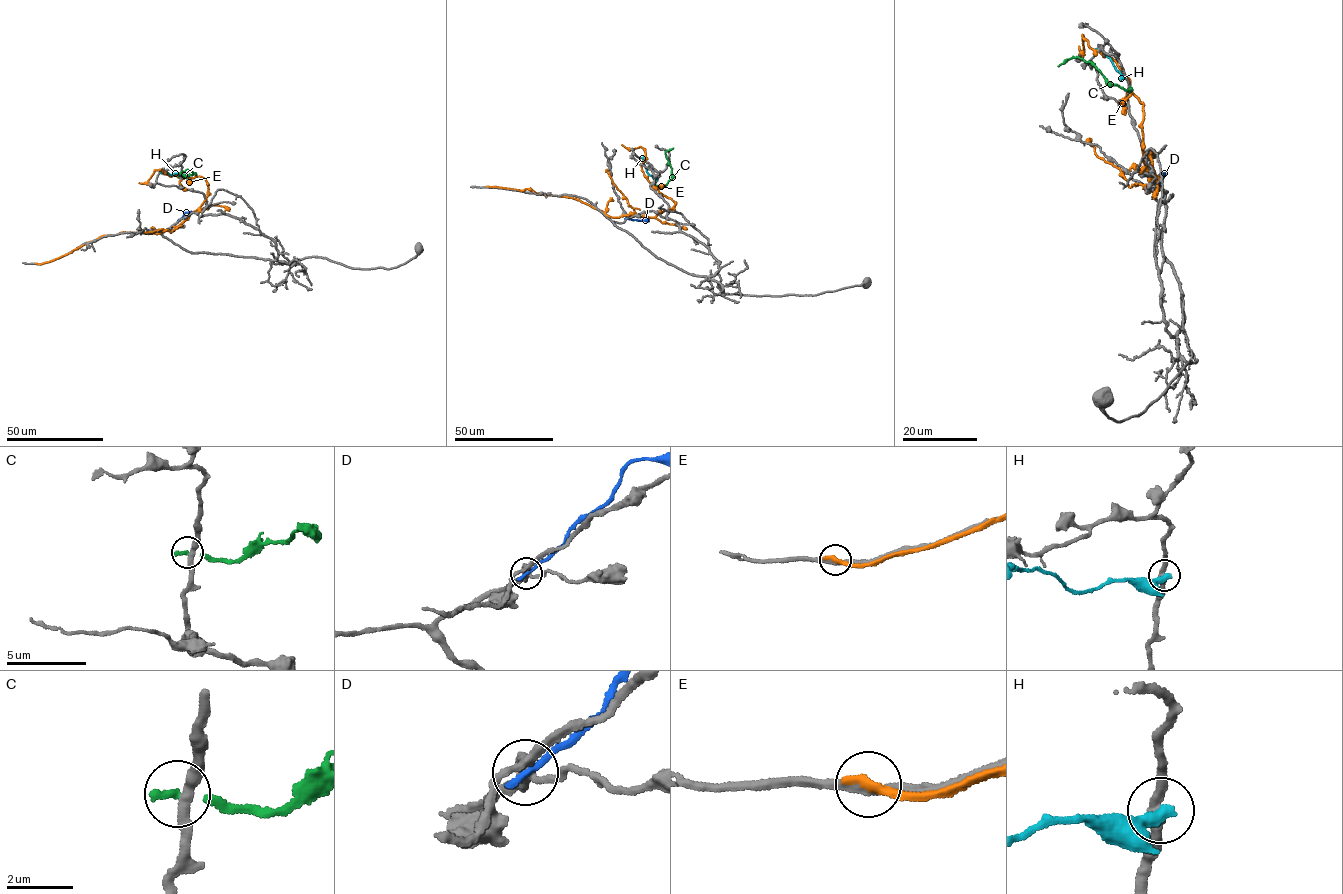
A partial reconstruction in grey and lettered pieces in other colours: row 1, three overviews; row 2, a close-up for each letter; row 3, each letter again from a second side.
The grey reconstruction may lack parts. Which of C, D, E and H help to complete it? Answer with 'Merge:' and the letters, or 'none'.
Merge: none

